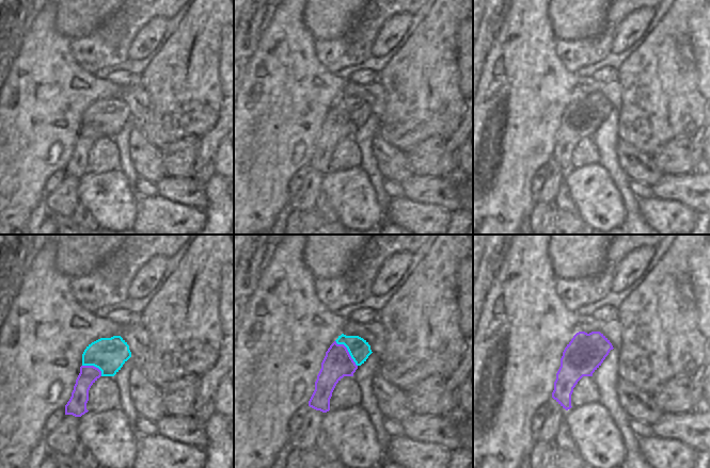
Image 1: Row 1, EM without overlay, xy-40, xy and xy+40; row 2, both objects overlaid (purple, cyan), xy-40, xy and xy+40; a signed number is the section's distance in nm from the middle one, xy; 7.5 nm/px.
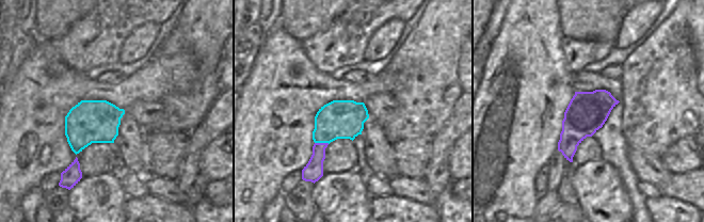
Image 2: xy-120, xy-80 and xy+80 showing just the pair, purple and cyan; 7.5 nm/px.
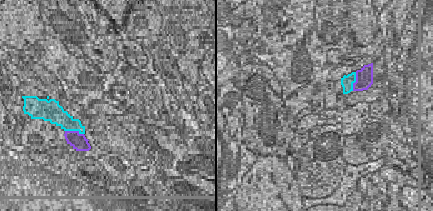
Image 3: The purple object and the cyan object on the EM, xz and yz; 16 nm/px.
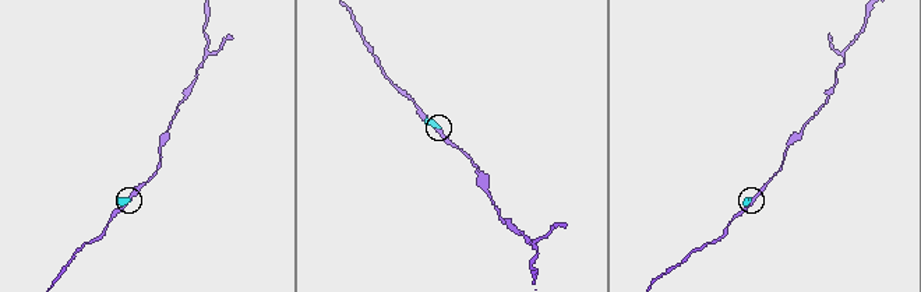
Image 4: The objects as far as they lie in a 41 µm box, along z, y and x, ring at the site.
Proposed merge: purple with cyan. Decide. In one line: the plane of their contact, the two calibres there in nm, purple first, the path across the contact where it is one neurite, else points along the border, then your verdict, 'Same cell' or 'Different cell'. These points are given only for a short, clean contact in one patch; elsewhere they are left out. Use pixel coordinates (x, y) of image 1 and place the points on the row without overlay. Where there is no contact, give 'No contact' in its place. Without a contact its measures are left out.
Touches purple in xy. Thickness 220 nm (purple) against 160 nm. Same cell

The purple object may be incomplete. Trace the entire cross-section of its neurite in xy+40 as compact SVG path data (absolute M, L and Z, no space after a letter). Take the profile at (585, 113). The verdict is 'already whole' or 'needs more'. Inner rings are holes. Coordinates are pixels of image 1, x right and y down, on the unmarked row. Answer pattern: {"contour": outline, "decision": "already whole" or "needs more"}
{"contour": "M600 93L577 94L563 113L552 159L566 172L570 171L571 156L578 143L583 138L593 138L613 110Z", "decision": "already whole"}

